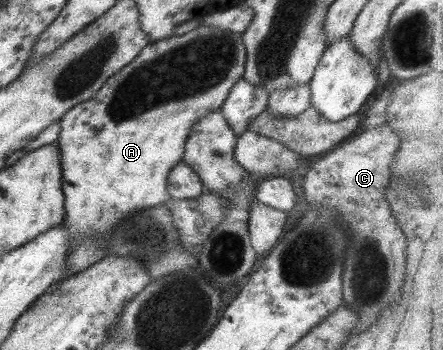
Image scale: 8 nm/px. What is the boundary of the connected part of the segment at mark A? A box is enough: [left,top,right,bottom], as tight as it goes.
[55,25,245,280]

